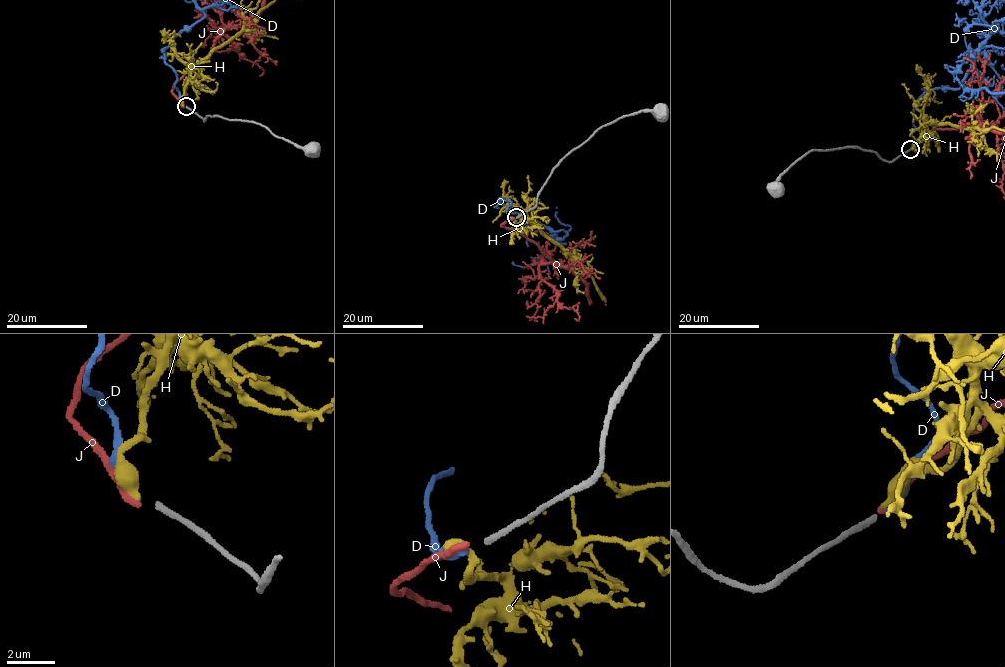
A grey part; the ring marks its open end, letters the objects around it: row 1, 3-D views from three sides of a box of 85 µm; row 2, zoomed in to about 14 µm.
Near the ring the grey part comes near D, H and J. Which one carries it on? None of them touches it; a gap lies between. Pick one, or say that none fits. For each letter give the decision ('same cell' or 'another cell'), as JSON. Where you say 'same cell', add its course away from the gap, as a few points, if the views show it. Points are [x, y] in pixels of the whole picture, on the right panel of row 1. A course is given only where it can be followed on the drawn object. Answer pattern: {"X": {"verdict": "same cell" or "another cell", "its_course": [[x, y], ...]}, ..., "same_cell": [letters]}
{"D": {"verdict": "another cell"}, "H": {"verdict": "same cell"}, "J": {"verdict": "another cell"}, "same_cell": ["H"]}

